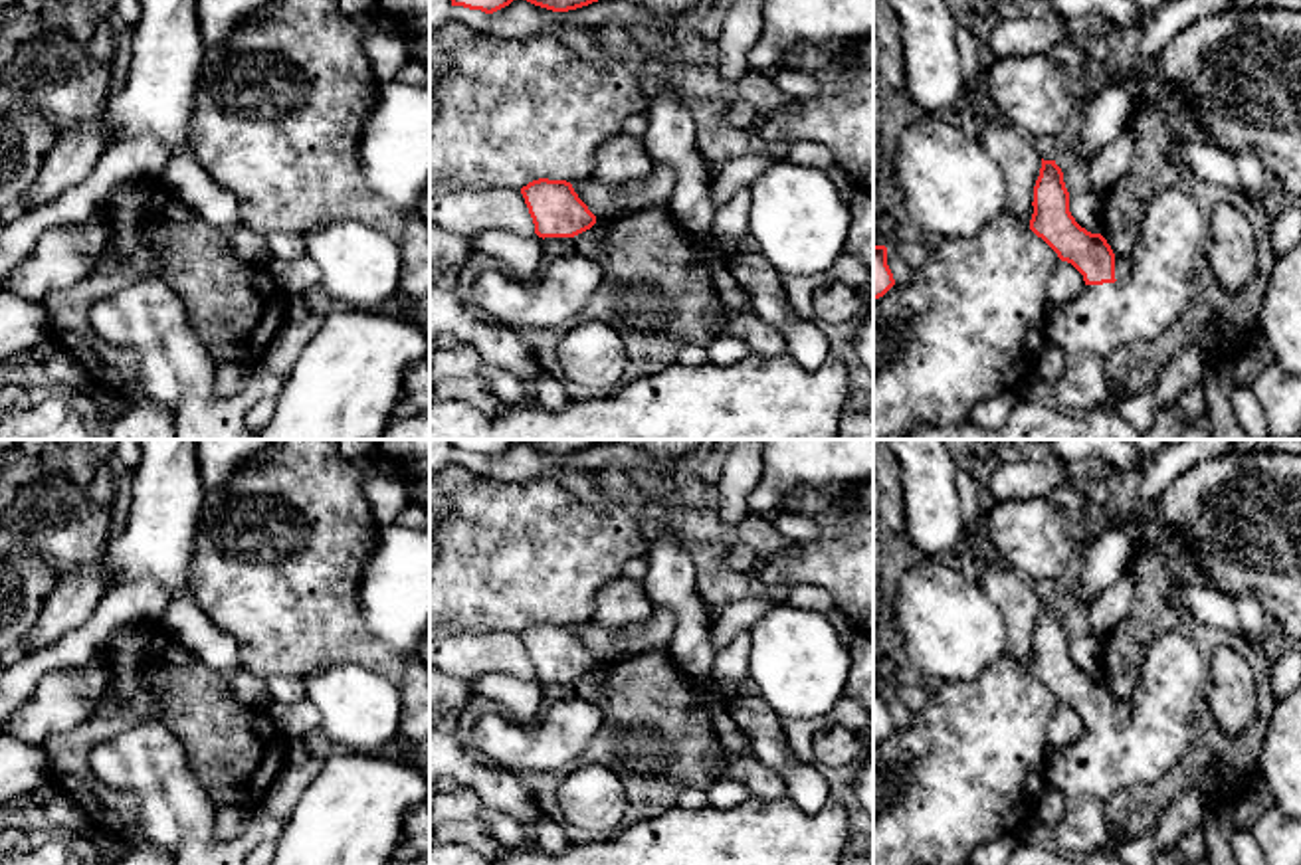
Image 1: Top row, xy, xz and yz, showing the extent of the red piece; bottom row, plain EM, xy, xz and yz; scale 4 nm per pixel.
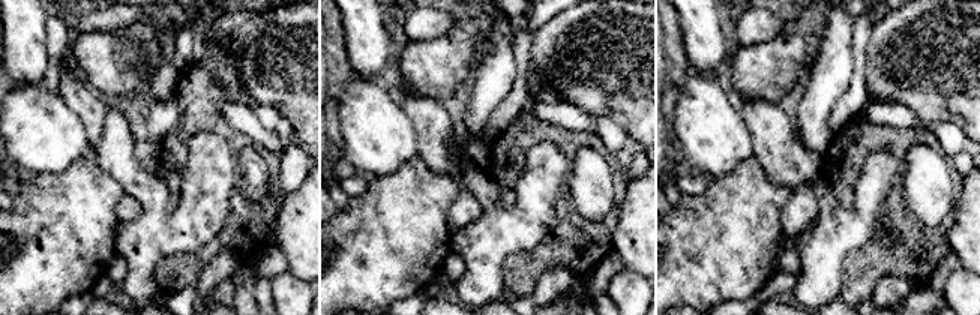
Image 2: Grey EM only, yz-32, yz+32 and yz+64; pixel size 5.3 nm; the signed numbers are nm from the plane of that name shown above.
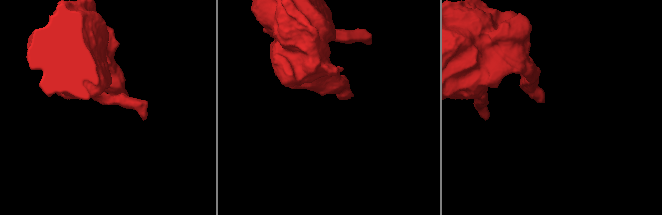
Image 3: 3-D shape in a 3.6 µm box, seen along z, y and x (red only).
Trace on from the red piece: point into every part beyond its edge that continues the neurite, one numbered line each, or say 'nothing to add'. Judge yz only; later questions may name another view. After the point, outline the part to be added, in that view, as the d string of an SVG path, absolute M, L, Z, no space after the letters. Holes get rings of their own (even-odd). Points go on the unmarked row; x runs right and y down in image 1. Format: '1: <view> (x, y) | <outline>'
1: yz (1175, 675) | M1162 631L1151 639L1145 651L1141 681L1133 693L1133 717L1127 724L1085 728L1065 748L1048 752L1046 780L1063 796L1063 814L1055 825L1059 851L1085 857L1113 845L1109 802L1125 786L1156 782L1176 766L1194 740L1198 717L1210 681L1208 659L1190 637L1178 631Z

